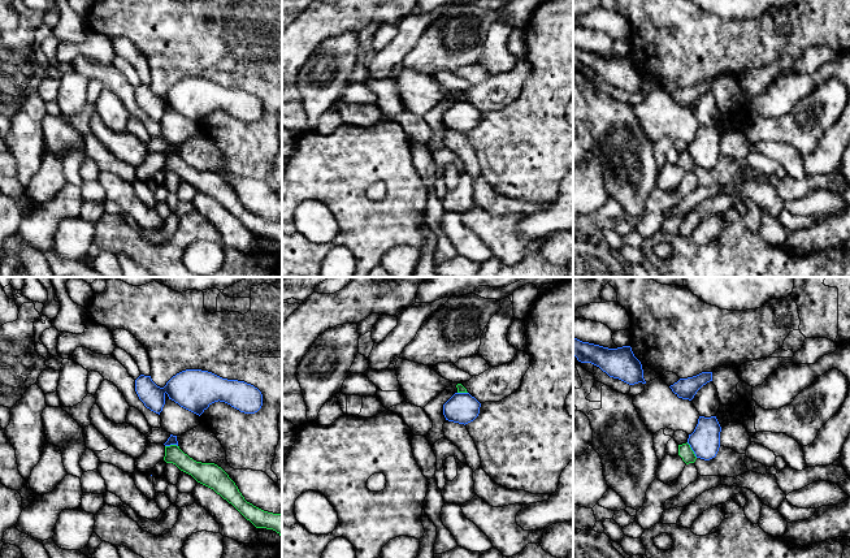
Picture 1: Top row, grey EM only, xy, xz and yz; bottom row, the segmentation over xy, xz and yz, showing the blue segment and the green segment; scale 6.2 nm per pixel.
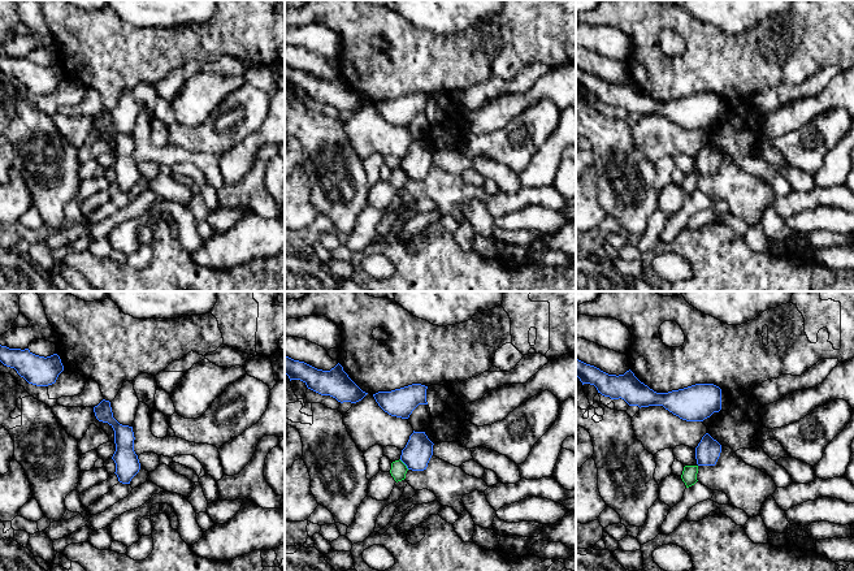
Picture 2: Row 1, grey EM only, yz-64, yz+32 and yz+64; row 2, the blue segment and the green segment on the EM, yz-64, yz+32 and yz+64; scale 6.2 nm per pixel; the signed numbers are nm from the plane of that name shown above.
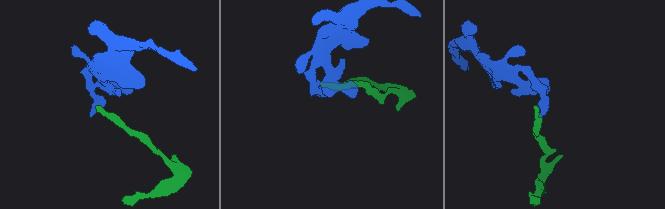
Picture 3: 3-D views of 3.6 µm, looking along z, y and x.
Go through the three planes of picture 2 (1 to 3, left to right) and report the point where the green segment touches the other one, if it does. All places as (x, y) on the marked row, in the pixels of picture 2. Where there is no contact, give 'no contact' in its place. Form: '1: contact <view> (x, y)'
1: no contact
2: contact yz+32 (404, 463)
3: no contact

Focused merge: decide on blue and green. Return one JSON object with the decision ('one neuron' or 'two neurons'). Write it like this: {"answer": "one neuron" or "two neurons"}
{"answer": "two neurons"}

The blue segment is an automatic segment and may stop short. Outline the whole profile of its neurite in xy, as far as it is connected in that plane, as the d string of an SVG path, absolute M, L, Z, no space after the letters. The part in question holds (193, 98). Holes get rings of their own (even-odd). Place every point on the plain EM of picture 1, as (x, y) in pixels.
M201 78L182 79L173 85L164 96L157 95L151 85L140 83L135 88L135 100L144 114L159 124L166 104L199 125L218 109L244 122L255 122L263 114L263 103L253 94L222 87Z

